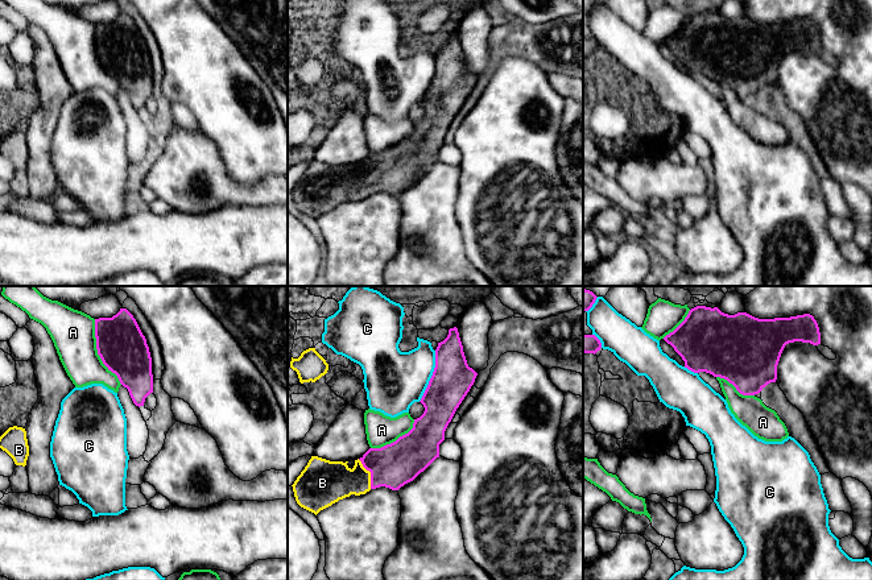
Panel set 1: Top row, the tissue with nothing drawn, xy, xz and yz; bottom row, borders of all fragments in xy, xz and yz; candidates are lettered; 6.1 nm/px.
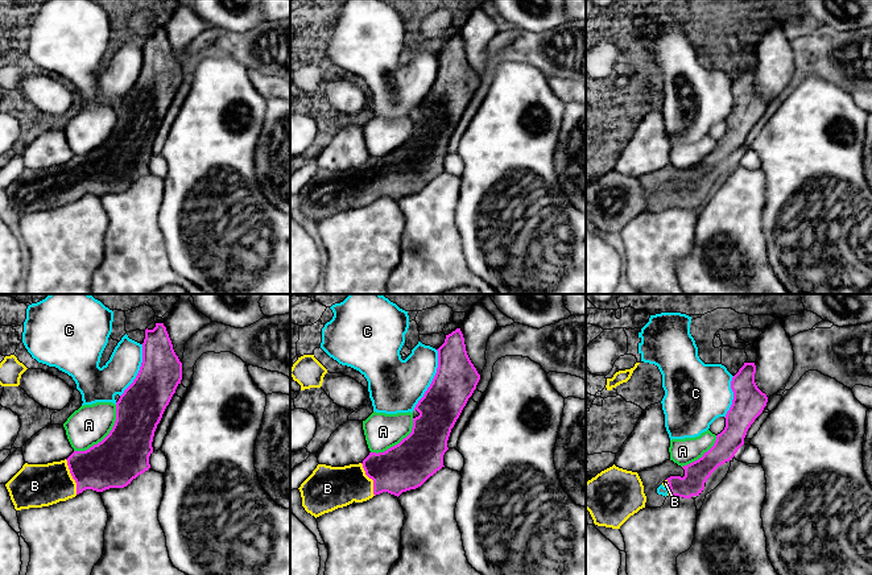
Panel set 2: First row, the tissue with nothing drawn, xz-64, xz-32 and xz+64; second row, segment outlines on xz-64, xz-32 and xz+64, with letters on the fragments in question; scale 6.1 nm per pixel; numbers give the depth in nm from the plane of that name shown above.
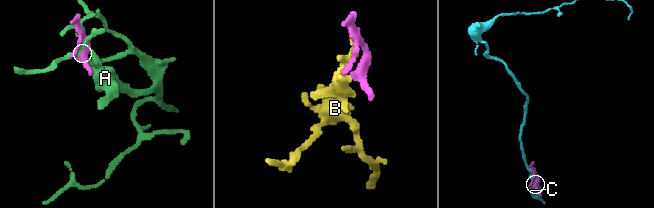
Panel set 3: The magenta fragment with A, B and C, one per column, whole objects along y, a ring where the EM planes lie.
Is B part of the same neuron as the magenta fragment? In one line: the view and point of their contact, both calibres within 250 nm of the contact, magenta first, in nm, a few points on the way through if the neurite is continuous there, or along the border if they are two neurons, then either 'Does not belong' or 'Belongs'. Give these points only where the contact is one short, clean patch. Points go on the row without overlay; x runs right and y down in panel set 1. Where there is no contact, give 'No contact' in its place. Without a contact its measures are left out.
Touches magenta at xz (371, 178). Thickness 260 nm (magenta) against 240 nm. Path across: xz (393, 170), (377, 172), (371, 178), (356, 186), (331, 186). Belongs

